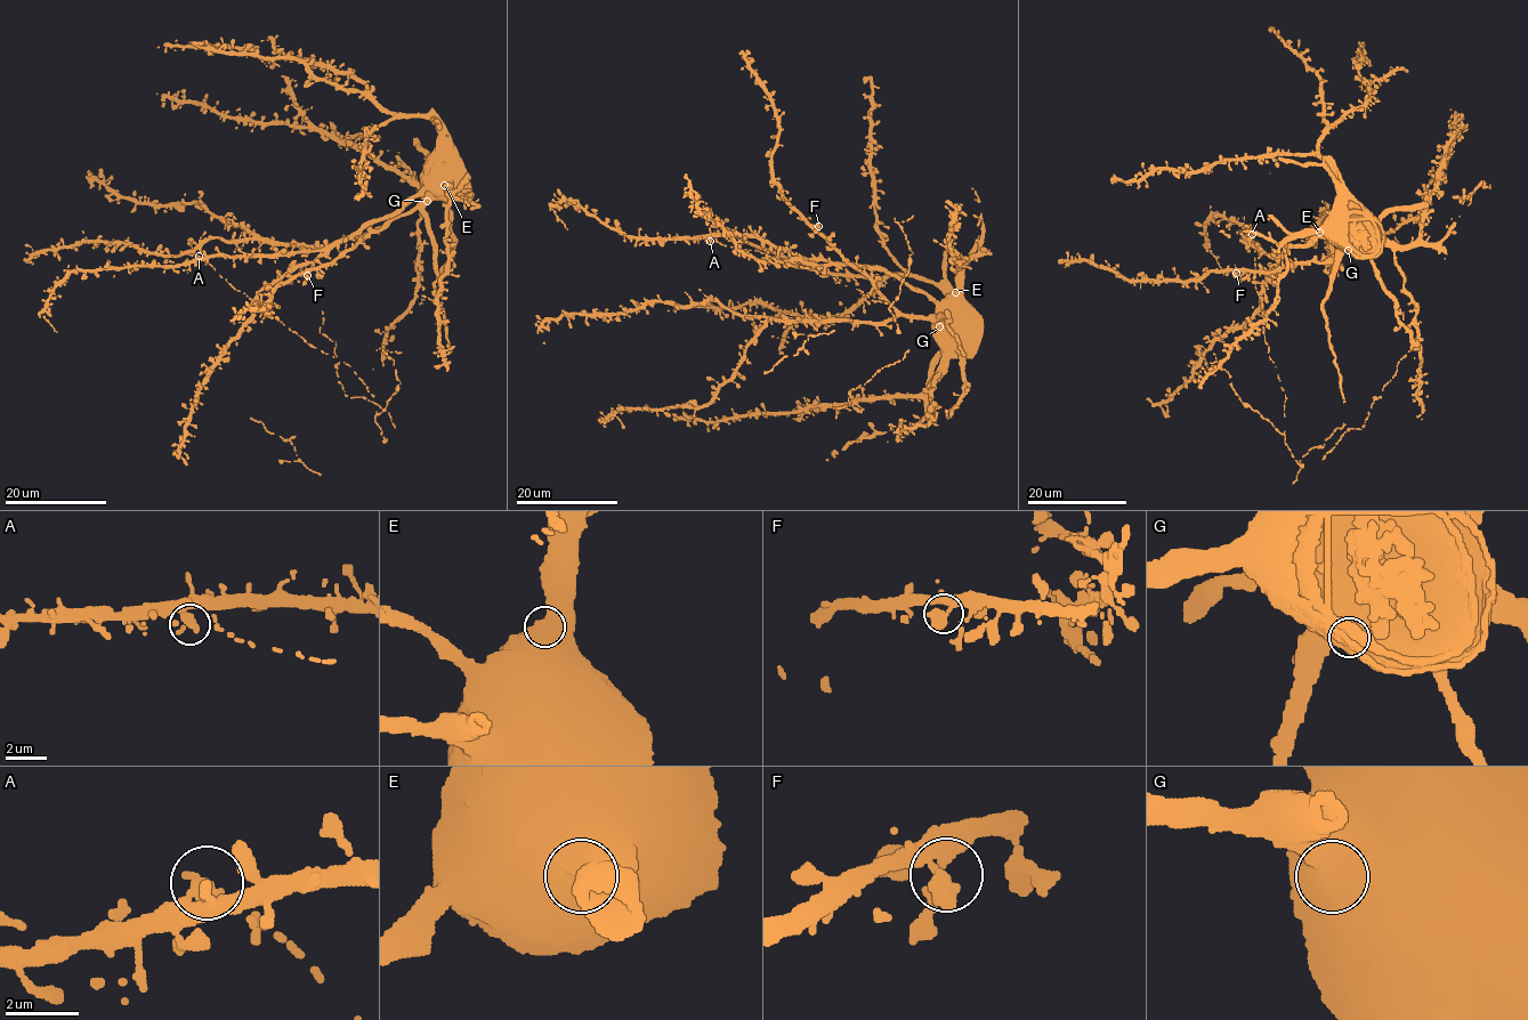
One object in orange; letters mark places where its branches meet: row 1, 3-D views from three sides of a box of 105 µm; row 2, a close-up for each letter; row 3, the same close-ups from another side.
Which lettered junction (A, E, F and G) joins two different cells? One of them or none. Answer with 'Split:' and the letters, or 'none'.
Split: none

